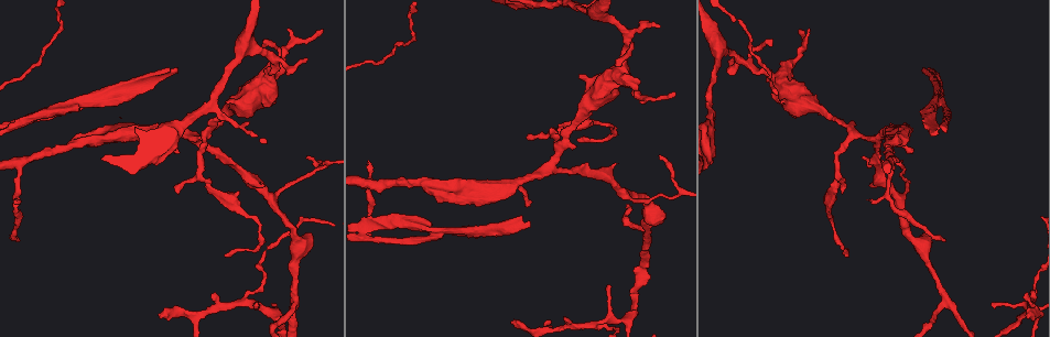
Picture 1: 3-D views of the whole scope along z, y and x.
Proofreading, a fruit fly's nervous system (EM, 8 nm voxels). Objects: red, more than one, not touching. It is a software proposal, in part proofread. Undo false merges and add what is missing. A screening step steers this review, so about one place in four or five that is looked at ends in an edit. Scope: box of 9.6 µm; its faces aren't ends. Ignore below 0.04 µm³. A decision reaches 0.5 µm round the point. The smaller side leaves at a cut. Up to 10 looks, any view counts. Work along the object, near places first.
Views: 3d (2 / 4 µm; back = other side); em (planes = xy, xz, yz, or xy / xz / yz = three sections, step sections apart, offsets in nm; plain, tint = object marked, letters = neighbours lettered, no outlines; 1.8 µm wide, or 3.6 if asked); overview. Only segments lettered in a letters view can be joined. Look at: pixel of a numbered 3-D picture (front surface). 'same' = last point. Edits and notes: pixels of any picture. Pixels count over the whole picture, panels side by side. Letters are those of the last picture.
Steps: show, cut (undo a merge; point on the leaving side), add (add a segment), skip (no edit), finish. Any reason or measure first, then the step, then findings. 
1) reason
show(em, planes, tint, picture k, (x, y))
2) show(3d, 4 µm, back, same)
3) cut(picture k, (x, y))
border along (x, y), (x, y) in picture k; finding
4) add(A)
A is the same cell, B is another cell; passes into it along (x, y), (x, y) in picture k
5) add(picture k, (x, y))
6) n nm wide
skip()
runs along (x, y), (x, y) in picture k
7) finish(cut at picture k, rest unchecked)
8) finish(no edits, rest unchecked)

abrupt turn
show(3d, 2 µm, picture 1, (248, 304))

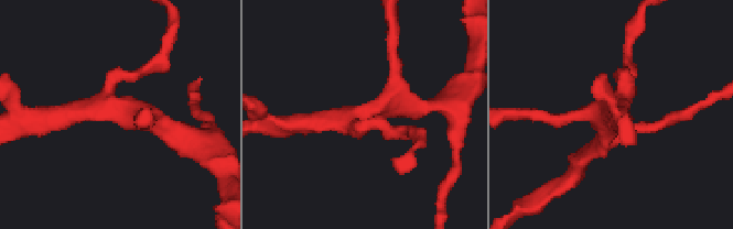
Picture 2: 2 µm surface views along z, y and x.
show(em, planes, tint, picture 2, (610, 114))

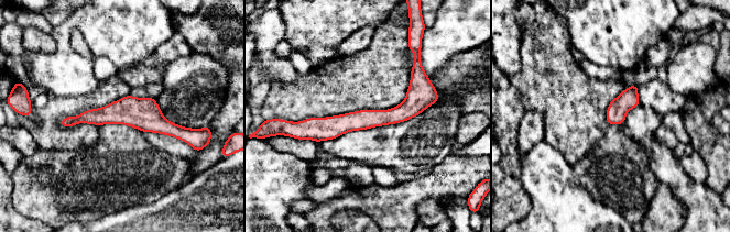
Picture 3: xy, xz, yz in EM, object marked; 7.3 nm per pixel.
see the neighbours
show(em, planes, letters, same)

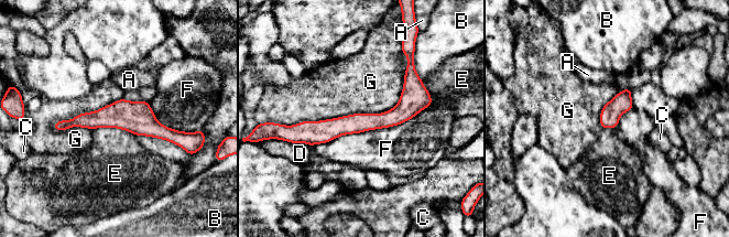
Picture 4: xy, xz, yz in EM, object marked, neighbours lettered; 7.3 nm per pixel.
140 nm wide; G touches over 950 nm
skip()
A, B, C, D, E, F and G are other cells; continuous, no second neuron

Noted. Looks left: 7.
two arms in line, one across
show(em, planes, letters, picture 1, (646, 242))

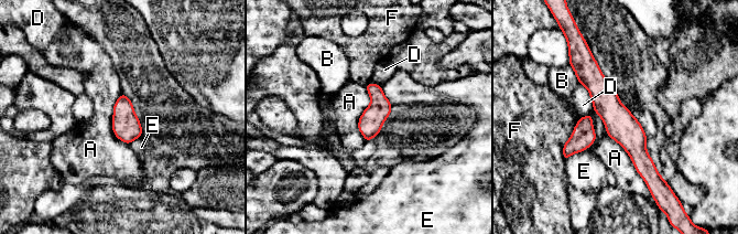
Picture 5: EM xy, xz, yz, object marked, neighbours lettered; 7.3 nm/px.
170 nm wide
skip()
A, B, D, E and F are other cells; continuous, no second neuron

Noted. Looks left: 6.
thin end
show(em, xy, step 4, letters, picture 1, (511, 323))

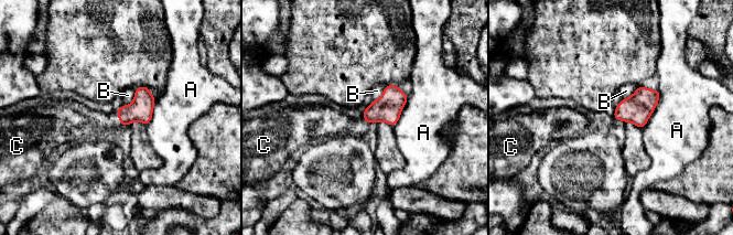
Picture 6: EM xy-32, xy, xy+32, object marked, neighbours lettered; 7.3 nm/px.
another direction
show(em, planes, letters, same)

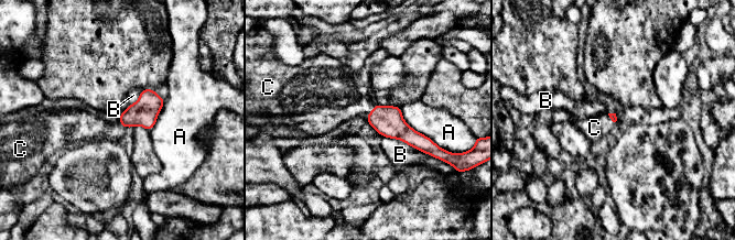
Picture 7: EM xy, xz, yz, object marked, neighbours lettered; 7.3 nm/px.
add(C)
C is the same cell, A and B are other cells; passes into it along (387, 120), (370, 112), (343, 93) in picture 7; it goes on there

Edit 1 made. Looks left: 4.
finish(add at picture 7, rest unchecked)

